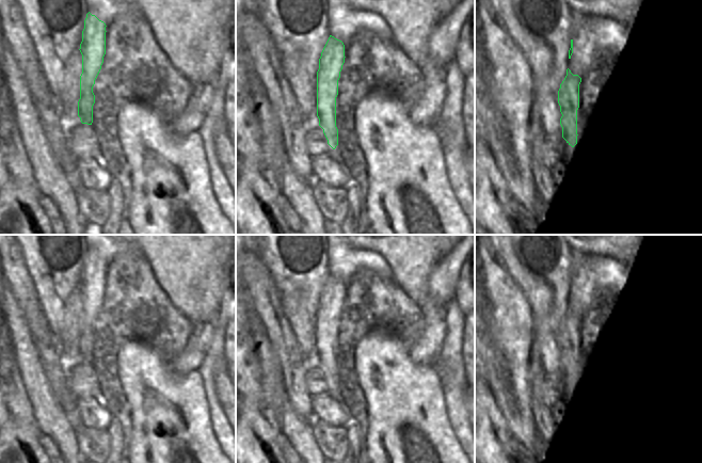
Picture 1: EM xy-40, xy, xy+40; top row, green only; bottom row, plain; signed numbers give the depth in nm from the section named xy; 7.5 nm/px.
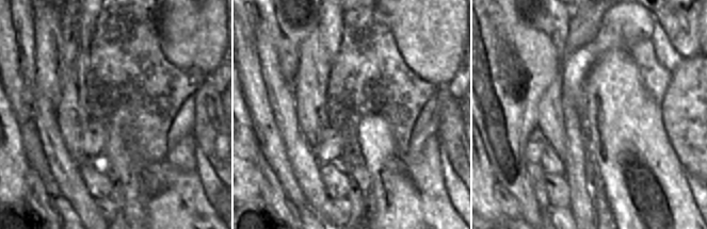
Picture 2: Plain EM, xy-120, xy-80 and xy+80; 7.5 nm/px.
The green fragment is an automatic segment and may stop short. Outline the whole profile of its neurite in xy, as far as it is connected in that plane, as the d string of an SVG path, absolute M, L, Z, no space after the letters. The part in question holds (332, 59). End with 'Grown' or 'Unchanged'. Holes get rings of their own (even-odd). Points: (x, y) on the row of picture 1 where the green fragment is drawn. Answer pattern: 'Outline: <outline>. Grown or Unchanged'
Outline: M330 35L319 59L317 71L317 116L319 126L330 145L326 156L338 162L340 146L338 145L338 129L336 127L336 97L338 80L347 55L347 45Z. Grown.

